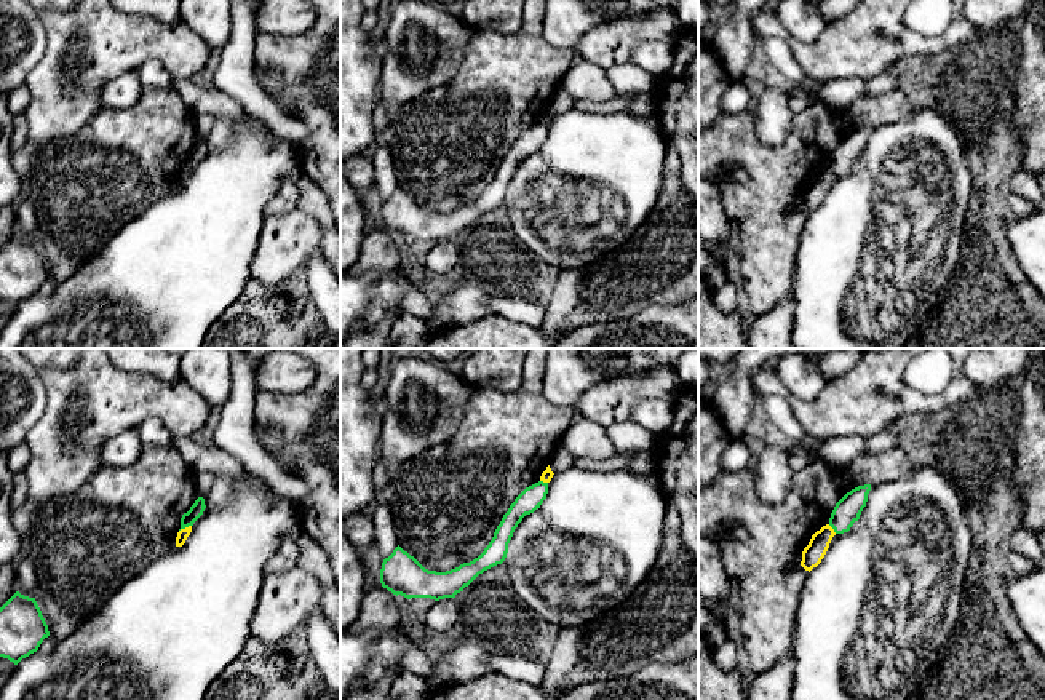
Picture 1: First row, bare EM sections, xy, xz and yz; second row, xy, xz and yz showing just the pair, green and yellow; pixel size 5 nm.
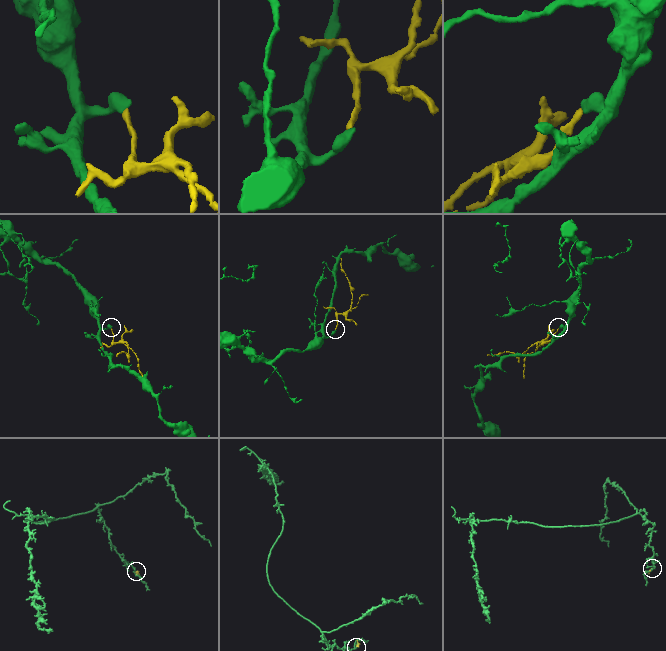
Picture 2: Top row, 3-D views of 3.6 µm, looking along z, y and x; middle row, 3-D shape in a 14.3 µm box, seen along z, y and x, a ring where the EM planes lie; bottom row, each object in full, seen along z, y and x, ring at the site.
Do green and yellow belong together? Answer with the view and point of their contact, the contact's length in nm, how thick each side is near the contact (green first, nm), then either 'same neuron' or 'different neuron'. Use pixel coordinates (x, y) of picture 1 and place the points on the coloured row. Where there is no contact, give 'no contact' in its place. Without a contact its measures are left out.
contact xy (184, 528); length 70 nm; calibres 70 and 60 nm; different neuron

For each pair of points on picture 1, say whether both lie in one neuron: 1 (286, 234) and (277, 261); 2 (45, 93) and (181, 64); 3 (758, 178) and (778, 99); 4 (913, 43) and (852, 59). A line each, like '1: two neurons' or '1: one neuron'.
1: one neuron
2: one neuron
3: two neurons
4: one neuron

